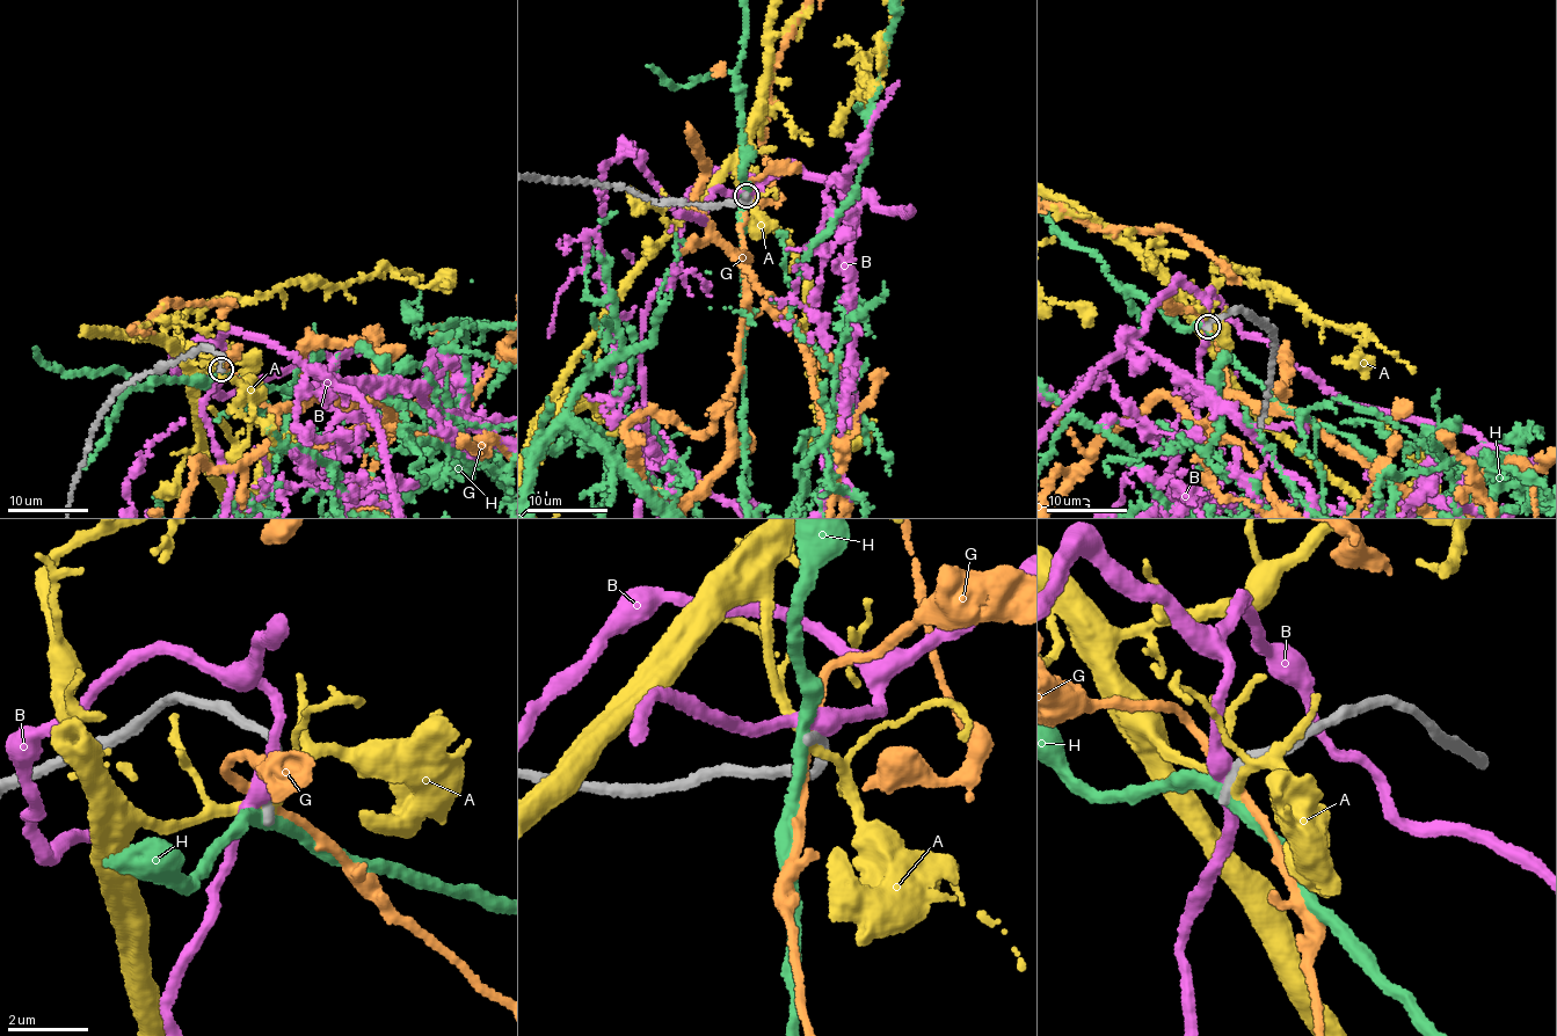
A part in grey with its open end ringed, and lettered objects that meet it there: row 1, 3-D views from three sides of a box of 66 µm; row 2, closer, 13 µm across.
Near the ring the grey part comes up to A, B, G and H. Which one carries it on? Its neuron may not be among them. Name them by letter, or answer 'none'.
none

